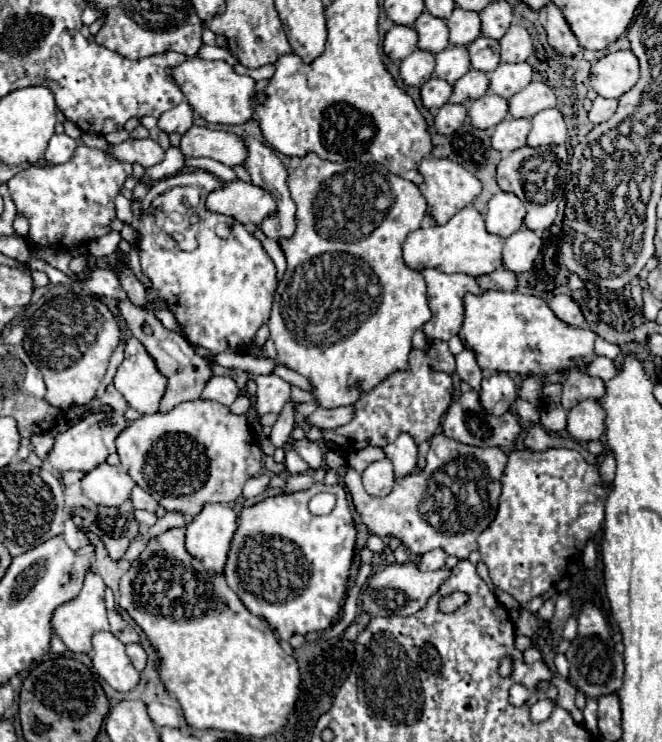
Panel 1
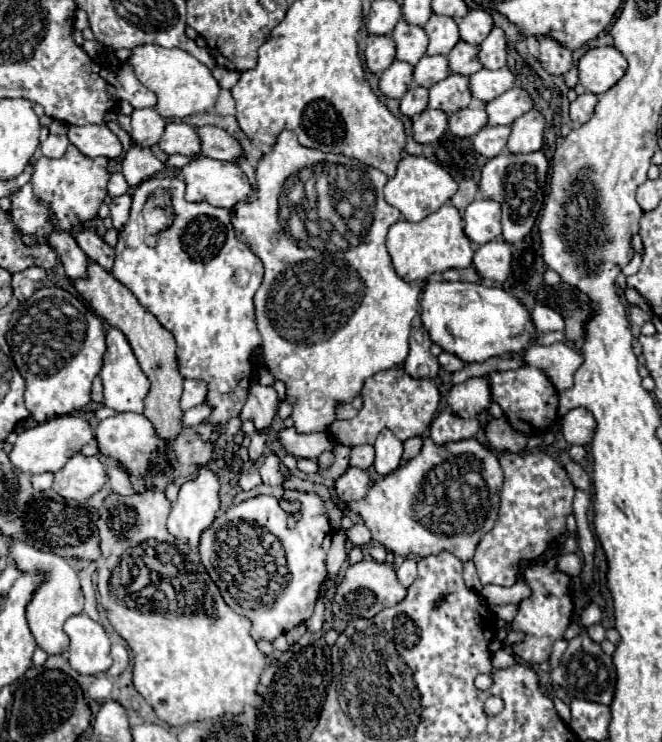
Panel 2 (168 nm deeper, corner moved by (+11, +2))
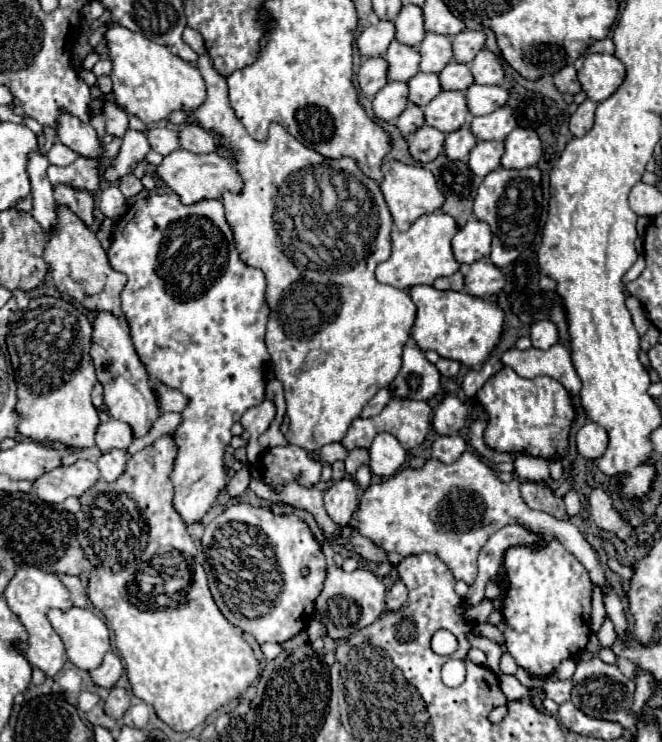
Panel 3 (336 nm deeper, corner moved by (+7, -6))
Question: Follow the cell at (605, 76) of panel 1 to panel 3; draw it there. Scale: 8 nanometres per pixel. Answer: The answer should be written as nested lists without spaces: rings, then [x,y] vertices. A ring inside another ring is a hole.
[[[589,53],[579,69],[579,83],[595,103],[611,97],[625,79],[625,65],[607,53]]]

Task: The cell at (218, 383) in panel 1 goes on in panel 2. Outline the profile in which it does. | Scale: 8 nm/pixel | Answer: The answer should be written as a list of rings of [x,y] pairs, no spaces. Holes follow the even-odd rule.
[[[185,379],[183,381],[183,395],[181,395],[181,407],[197,407],[205,401],[207,385],[199,379]]]

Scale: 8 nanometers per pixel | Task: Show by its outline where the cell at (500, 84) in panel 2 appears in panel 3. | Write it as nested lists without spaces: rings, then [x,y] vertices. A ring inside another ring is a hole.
[[[473,83],[467,93],[467,103],[469,103],[469,113],[471,115],[489,115],[495,109],[503,107],[509,99],[509,93],[499,87],[499,85],[479,85]]]

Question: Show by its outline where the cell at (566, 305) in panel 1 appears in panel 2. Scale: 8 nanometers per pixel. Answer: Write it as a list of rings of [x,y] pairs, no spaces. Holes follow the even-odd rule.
[[[537,305],[531,313],[531,319],[533,319],[533,325],[539,333],[551,333],[551,331],[563,331],[565,323],[561,319],[559,313],[555,313],[553,309],[545,307],[545,305]]]

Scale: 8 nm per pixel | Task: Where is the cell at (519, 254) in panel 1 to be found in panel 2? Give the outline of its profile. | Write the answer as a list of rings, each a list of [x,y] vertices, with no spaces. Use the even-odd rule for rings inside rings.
[[[499,239],[477,247],[473,267],[483,279],[503,283],[511,273],[511,245]]]

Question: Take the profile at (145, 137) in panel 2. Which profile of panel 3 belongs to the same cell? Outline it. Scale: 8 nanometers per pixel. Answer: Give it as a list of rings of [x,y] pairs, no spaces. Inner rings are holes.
[[[127,129],[117,159],[105,169],[105,179],[107,181],[117,181],[119,177],[123,177],[127,173],[133,173],[135,165],[141,159],[145,159],[145,155],[149,151],[151,151],[151,145],[149,145],[149,139],[147,139],[145,131]]]

